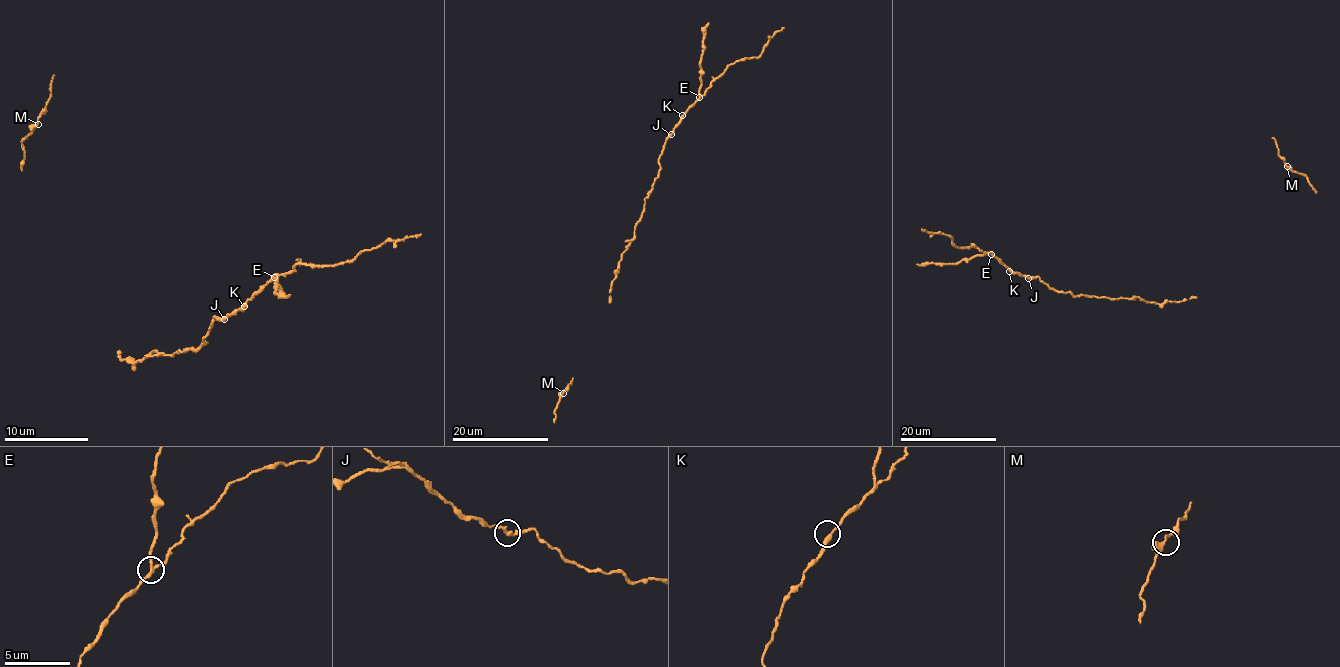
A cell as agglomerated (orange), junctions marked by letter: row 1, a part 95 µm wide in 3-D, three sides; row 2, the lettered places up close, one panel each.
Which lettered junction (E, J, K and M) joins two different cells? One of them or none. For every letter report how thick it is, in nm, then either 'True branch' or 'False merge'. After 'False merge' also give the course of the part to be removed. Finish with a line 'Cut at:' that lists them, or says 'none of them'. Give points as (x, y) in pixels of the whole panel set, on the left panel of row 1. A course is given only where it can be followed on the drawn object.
E: Thickness 240 nm. False merge. Course of the part to remove: (273, 277), (277, 279), (277, 294), (290, 294)
J: Thickness 280 nm. True branch
K: Thickness 320 nm. True branch
M: Thickness 240 nm. True branch
Cut at: E

